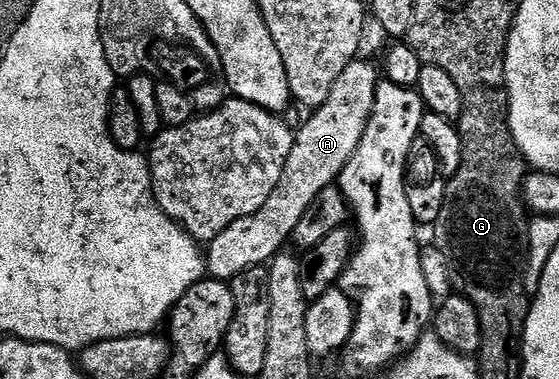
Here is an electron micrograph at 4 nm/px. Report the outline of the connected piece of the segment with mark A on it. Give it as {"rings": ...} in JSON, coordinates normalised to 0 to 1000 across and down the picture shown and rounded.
{"rings":[[[649,150],[630,156],[628,169],[603,203],[581,277],[562,285],[556,303],[542,325],[542,338],[528,346],[528,380],[517,404],[517,425],[510,425],[510,446],[503,456],[503,478],[496,478],[496,499],[481,509],[481,530],[460,551],[445,573],[431,573],[431,583],[417,583],[410,604],[403,604],[386,631],[379,631],[367,662],[367,715],[376,734],[411,741],[424,720],[454,715],[483,697],[485,686],[515,649],[524,604],[531,604],[531,583],[538,583],[538,562],[560,541],[560,520],[574,509],[574,499],[594,491],[605,475],[617,435],[639,404],[639,383],[646,383],[646,361],[664,314],[671,248],[682,216],[682,187],[676,174],[655,166]]]}

